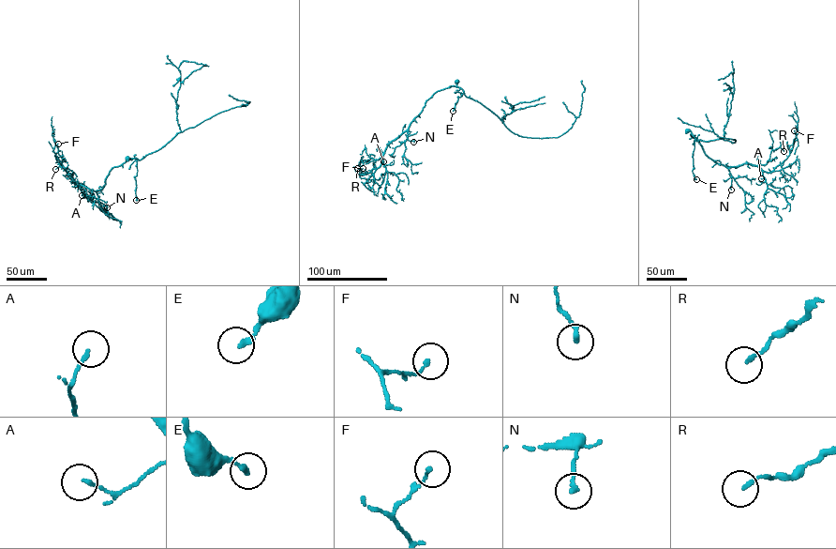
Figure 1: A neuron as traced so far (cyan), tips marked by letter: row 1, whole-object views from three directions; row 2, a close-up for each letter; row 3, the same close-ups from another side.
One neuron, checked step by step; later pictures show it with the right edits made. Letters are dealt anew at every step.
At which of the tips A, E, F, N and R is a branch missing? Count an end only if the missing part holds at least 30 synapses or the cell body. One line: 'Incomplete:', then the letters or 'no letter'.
Incomplete: no letter

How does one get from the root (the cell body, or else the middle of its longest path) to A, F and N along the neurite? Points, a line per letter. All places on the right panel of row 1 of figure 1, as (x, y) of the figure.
A: (688, 130), (699, 142), (705, 154), (714, 161), (728, 167), (747, 163), (757, 166), (764, 177), (761, 178)
F: (688, 130), (705, 154), (717, 163), (728, 167), (747, 163), (768, 172), (789, 155), (798, 140), (794, 130)
N: (688, 130), (699, 142), (706, 156), (728, 169), (731, 176), (731, 190)

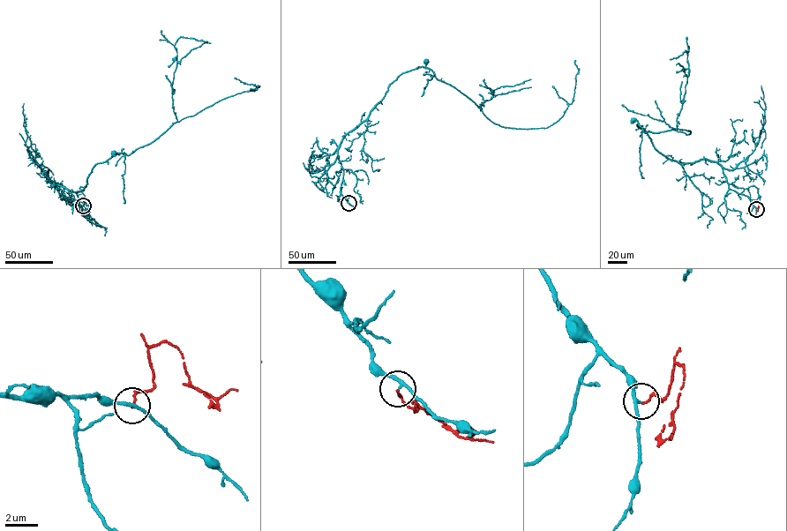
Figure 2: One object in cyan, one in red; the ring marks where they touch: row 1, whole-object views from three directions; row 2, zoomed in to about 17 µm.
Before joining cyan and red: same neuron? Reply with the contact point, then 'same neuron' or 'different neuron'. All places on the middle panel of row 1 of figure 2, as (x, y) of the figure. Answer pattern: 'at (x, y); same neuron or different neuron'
at (348, 203); different neuron

